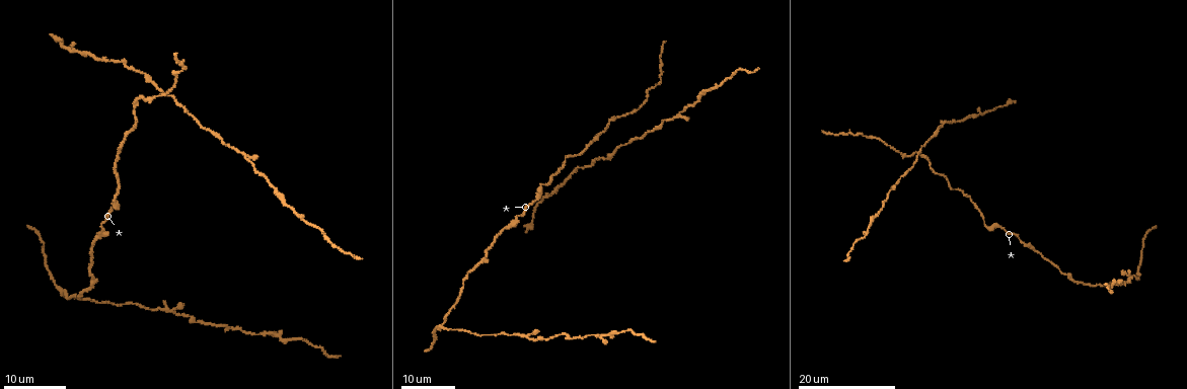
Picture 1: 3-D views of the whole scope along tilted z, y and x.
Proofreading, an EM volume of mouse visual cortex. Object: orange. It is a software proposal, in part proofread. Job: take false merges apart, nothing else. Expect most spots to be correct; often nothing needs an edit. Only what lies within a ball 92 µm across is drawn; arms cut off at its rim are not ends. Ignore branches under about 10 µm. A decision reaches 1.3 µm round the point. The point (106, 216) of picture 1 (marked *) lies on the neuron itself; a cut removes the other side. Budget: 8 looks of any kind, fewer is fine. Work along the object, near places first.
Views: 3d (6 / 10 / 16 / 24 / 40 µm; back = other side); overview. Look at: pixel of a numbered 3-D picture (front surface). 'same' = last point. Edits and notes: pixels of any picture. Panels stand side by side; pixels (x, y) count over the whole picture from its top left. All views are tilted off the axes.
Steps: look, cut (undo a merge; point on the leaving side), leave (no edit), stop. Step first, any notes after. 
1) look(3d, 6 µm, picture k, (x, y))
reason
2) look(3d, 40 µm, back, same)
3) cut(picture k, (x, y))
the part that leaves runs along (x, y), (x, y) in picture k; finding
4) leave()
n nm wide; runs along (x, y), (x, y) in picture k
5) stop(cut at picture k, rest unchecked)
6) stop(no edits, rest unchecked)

look(3d, 24 µm, picture 1, (984, 113))
three-way junction

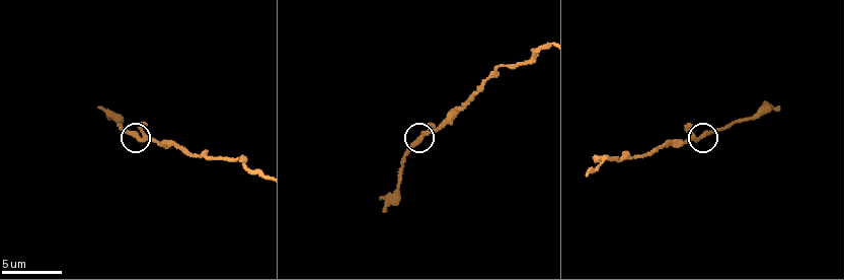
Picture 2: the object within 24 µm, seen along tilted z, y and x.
look(3d, 10 µm, picture 2, (421, 131))

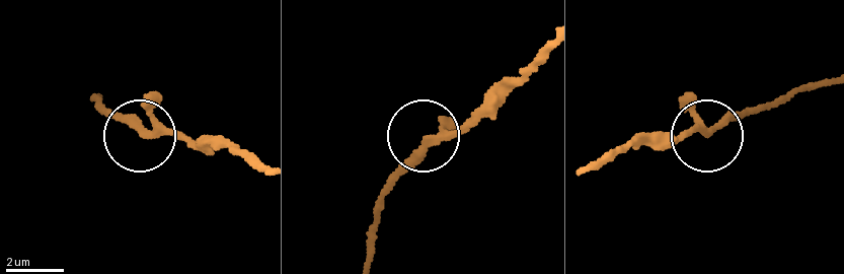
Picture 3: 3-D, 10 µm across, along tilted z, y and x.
leave()
runs along (548, 43), (456, 130), (423, 138), (381, 202) in picture 3; continuous, no second neuron

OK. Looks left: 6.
look(3d, 24 µm, picture 1, (115, 206))
calibre changes

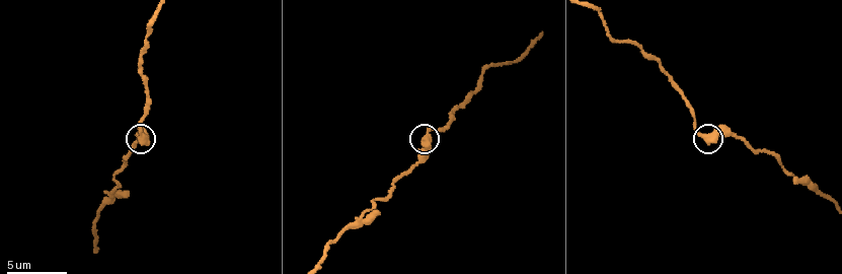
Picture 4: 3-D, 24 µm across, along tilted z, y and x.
look(3d, 6 µm, picture 4, (140, 136))

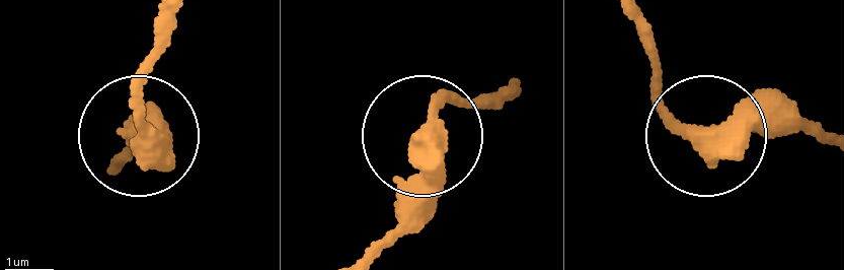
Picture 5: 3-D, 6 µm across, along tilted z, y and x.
leave()
runs along (825, 141), (694, 126), (659, 92), (643, 48) in picture 5; continuous, no second neuron

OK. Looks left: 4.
look(3d, 16 µm, picture 1, (891, 191))
thick turns thin

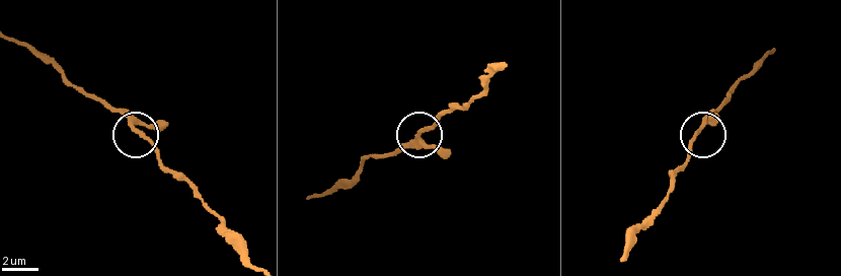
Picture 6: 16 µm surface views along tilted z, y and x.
look(3d, 10 µm, picture 6, (420, 130))

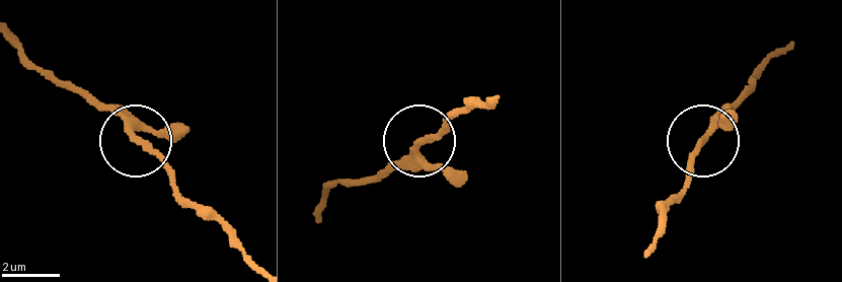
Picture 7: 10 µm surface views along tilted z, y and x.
leave()
runs along (768, 60), (700, 144), (690, 186) in picture 7; all the same neuron

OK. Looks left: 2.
look(3d, 24 µm, picture 1, (618, 147))

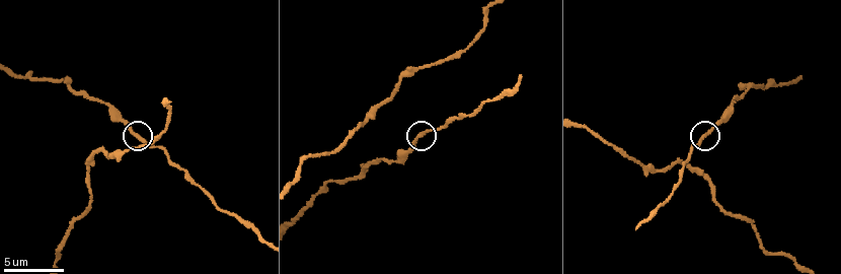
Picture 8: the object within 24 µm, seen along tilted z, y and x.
look(3d, 10 µm, picture 8, (137, 134))

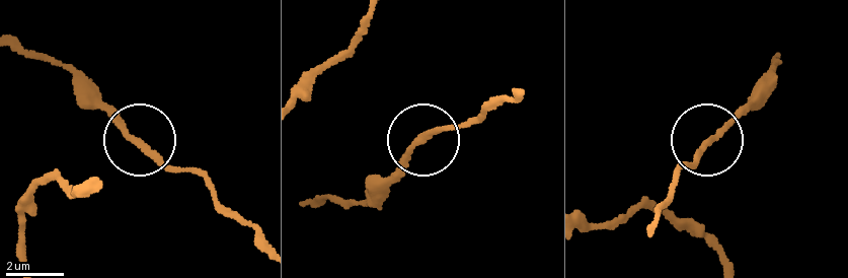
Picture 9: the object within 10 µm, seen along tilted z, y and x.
leave()
one neuron here

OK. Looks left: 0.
stop(no edits, rest unchecked)

